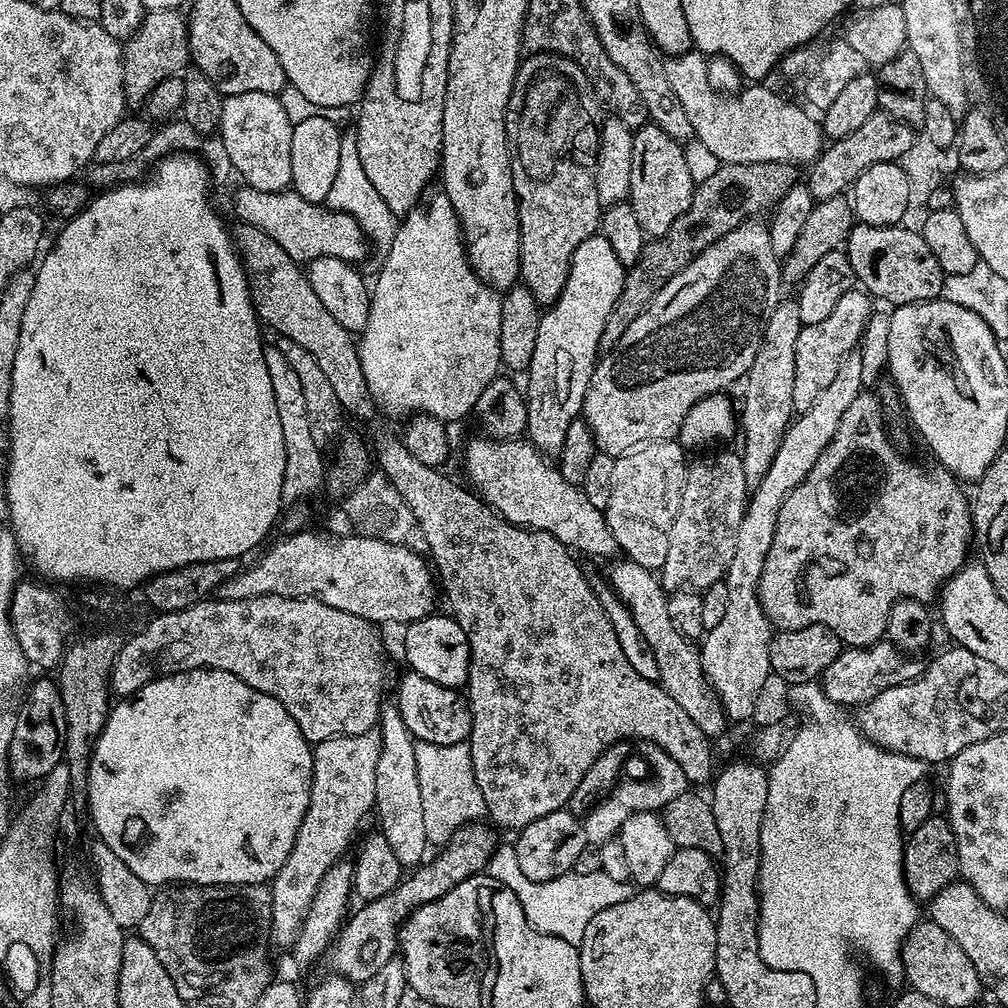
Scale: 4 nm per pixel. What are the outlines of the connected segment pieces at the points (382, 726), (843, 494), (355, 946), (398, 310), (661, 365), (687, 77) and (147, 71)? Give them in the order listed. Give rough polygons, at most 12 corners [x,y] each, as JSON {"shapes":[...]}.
{"shapes":[[[381,707],[374,816],[401,866],[430,845],[414,741]],[[861,390],[785,496],[773,629],[885,639],[969,563],[961,481]],[[489,825],[455,832],[439,856],[365,901],[326,953],[354,984],[395,957],[414,909],[481,873]],[[436,194],[399,221],[360,366],[381,413],[473,415],[497,289]],[[767,223],[706,246],[599,357],[615,458],[747,377],[782,299]],[[709,57],[665,63],[692,135],[725,164],[811,165],[819,119],[760,82],[727,96]],[[147,9],[122,44],[124,99],[189,67],[188,21]]]}

